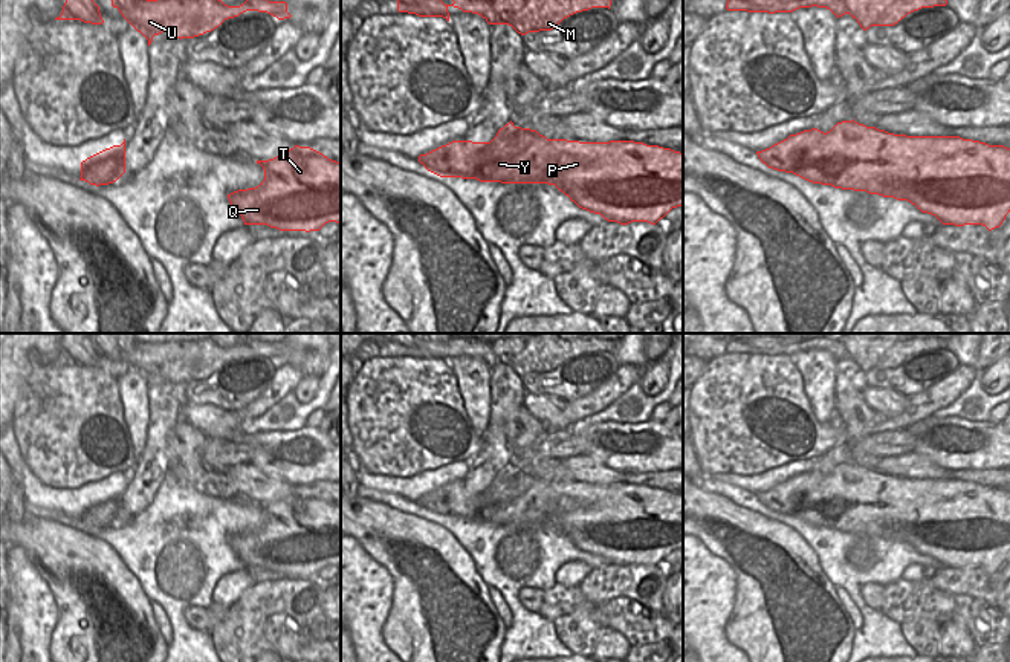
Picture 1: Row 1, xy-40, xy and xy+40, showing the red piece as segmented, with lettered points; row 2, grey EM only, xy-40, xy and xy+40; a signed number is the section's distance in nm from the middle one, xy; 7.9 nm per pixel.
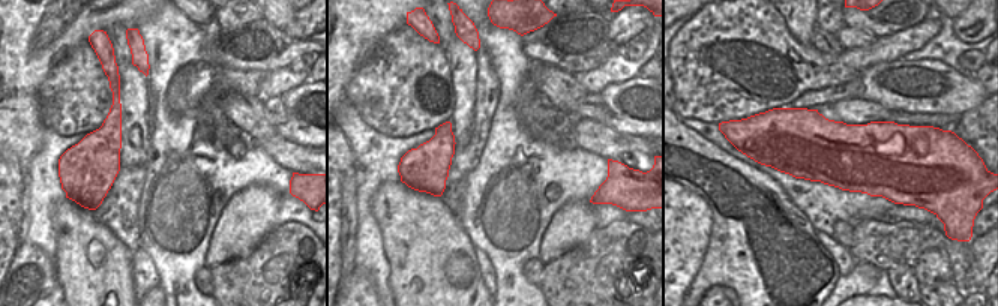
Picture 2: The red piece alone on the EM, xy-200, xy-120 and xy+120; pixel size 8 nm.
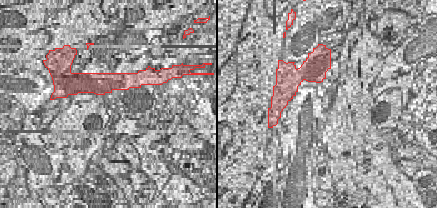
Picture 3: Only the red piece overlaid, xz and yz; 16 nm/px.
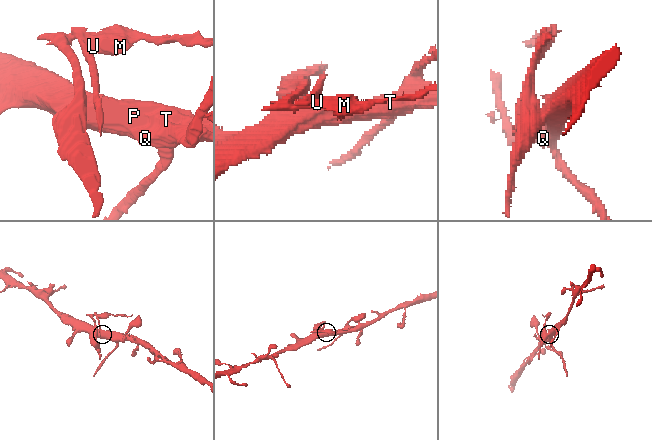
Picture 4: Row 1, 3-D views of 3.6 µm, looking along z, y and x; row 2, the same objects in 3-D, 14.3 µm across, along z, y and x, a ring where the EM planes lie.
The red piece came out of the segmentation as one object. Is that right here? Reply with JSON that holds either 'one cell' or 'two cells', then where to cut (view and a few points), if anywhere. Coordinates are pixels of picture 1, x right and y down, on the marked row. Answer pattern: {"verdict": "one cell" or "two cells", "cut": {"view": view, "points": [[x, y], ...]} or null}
{"verdict": "two cells", "cut": {"view": "xy-40", "points": [[123, 168], [112, 159], [103, 159], [81, 175]]}}

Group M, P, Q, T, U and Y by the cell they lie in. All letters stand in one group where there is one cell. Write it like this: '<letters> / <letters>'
M U / P Q T Y

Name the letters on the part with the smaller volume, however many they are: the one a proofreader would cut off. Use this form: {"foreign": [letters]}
{"foreign": ["M", "U"]}

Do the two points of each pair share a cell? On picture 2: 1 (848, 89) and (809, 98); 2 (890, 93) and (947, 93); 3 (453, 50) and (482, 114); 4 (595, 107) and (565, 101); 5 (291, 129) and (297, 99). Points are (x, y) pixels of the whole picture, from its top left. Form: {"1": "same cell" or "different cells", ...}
{"1": "same cell", "2": "same cell", "3": "different cells", "4": "different cells", "5": "same cell"}

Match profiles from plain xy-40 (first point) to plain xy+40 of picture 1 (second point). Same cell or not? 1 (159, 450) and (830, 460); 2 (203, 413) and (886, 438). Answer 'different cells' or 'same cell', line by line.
1: same cell
2: different cells

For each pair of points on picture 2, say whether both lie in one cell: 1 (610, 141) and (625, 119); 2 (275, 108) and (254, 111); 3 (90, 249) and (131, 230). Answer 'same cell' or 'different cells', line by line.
1: different cells
2: different cells
3: different cells

